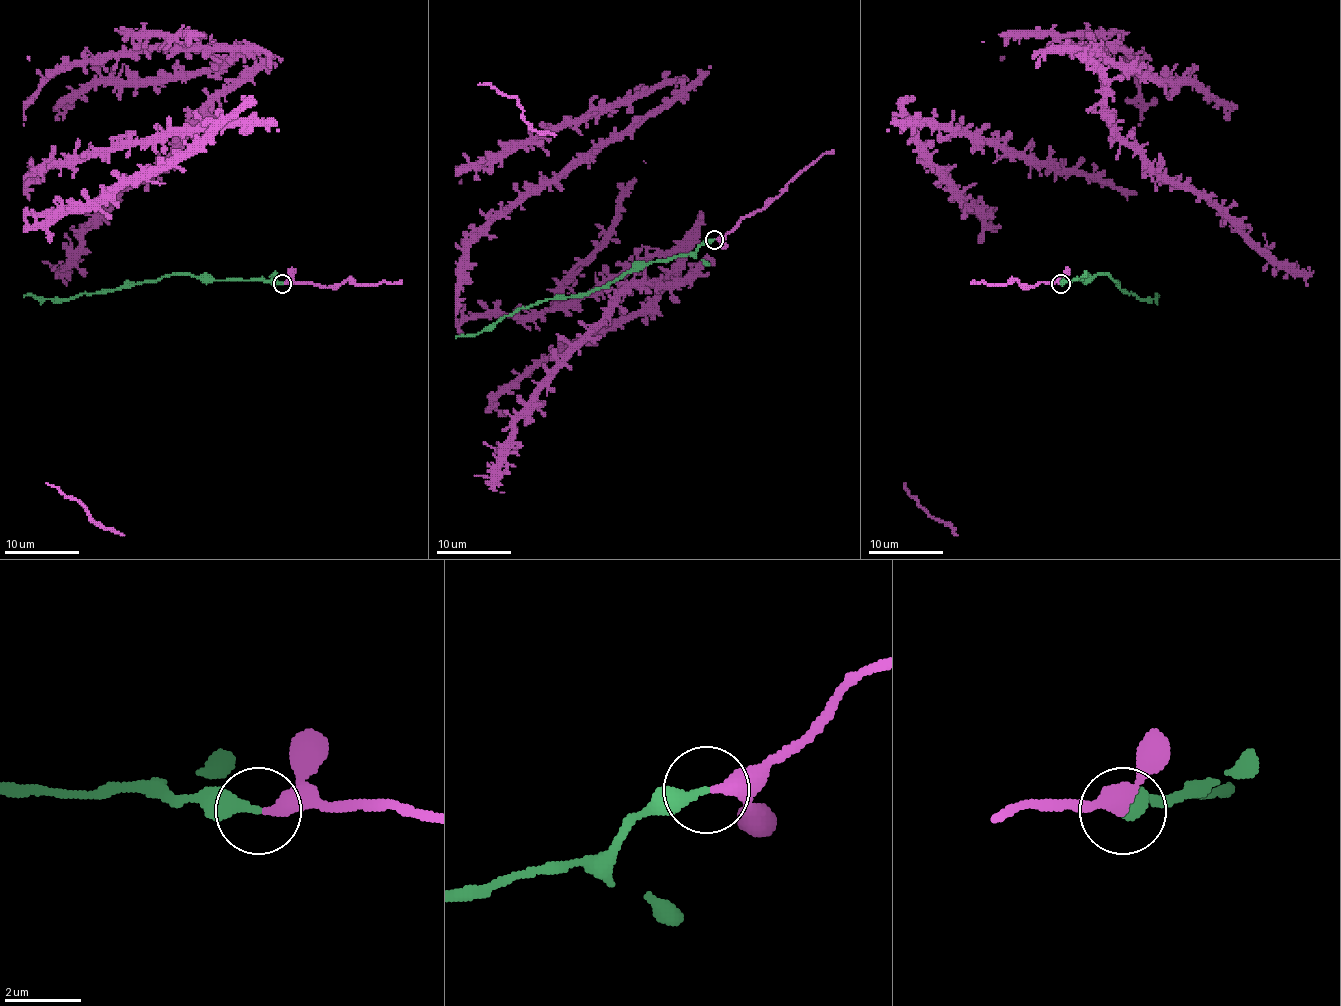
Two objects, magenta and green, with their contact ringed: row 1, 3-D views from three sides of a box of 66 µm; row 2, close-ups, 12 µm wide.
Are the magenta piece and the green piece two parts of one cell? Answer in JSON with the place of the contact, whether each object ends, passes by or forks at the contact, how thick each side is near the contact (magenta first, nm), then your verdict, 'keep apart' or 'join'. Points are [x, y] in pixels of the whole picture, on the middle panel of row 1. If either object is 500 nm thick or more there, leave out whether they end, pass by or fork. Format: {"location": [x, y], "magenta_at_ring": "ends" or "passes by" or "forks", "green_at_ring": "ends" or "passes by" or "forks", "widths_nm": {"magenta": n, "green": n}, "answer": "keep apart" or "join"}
{"location": [714, 239], "magenta_at_ring": "ends", "green_at_ring": "ends", "widths_nm": {"magenta": 400, "green": 320}, "answer": "join"}

